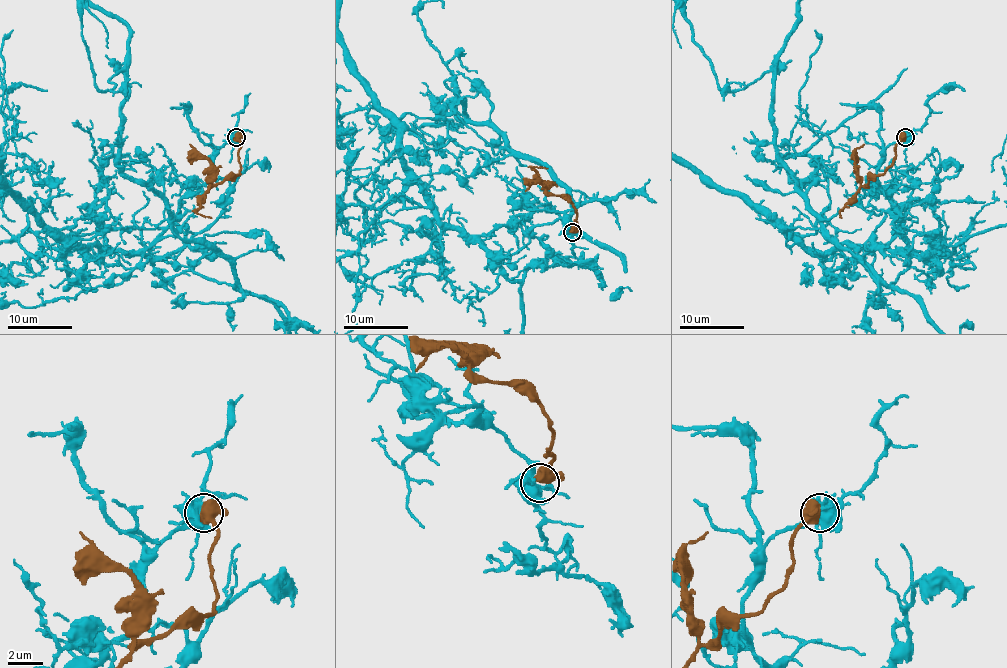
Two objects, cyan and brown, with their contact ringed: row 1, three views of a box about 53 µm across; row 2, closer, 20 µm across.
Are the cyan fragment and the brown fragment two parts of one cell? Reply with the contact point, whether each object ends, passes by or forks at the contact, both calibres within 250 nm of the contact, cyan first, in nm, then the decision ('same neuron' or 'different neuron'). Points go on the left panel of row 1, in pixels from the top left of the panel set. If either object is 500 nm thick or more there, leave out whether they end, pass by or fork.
(236, 137) | 550/550 nm | same neuron

